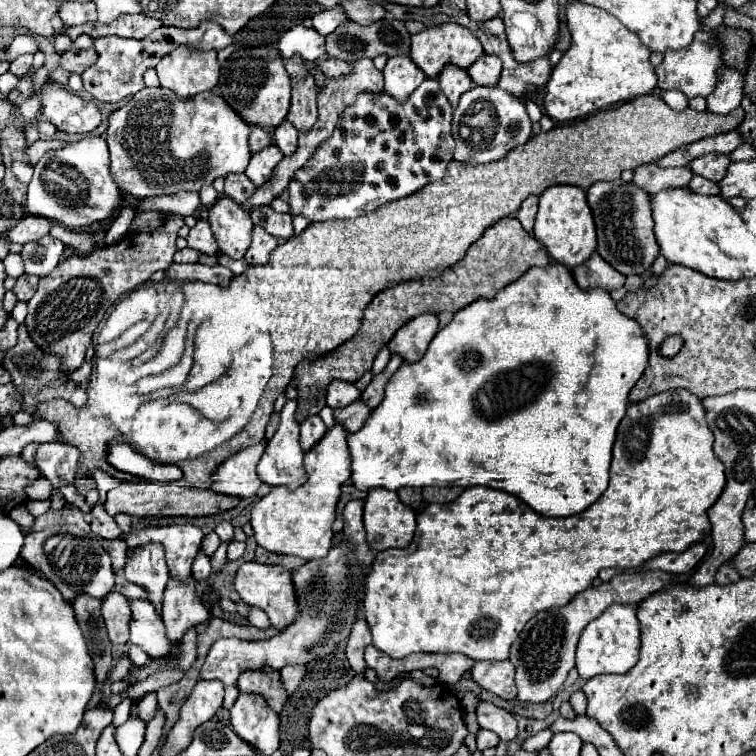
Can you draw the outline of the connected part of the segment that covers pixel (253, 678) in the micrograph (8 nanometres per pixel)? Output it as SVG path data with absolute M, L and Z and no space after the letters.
M265 668L261 670L247 670L239 676L237 680L237 688L241 694L261 694L267 702L269 708L275 710L277 714L281 712L283 704L285 704L285 690L281 686L281 676L277 670Z

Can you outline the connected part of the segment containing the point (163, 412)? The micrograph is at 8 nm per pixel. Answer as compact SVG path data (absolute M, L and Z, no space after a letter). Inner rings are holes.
M653 94L639 96L631 102L625 102L617 108L599 112L599 114L595 114L587 120L581 120L577 124L557 126L551 132L541 132L539 136L533 136L531 142L527 142L525 146L513 148L505 158L501 158L493 164L465 166L465 164L453 160L447 166L449 178L427 184L423 190L415 192L413 196L387 202L385 206L379 206L377 210L373 210L369 214L357 216L355 220L313 222L301 234L289 238L285 244L279 244L277 250L273 250L273 254L265 266L251 266L241 276L235 276L227 287L171 279L165 279L165 283L159 281L157 282L159 284L149 283L140 286L134 290L136 292L124 295L124 299L119 301L108 319L102 324L96 338L93 374L91 374L87 404L77 408L65 400L39 402L37 416L59 426L57 428L59 436L61 436L59 442L77 446L81 450L81 462L79 462L77 474L93 476L93 470L97 470L97 468L105 472L105 464L99 464L99 460L105 458L105 438L121 438L155 462L161 462L161 464L177 464L179 462L177 466L183 470L183 486L209 490L211 482L213 482L211 476L213 476L213 470L217 468L217 464L221 464L233 452L239 452L243 448L263 442L265 426L273 412L273 402L289 386L295 366L303 358L315 360L319 356L333 352L343 342L347 342L359 330L363 310L367 308L367 304L373 300L375 294L379 294L385 288L393 288L405 280L421 280L421 278L441 276L443 270L447 270L449 266L453 266L455 262L459 262L465 256L467 248L477 238L481 238L483 230L493 226L499 218L515 214L519 210L521 202L531 194L539 196L545 188L549 188L553 184L573 184L573 186L587 190L597 180L617 180L617 178L621 178L623 170L635 170L641 164L655 162L655 160L663 158L665 154L669 154L671 150L677 150L685 144L691 144L705 136L715 136L715 134L737 130L737 126L741 124L743 118L745 118L743 110L733 110L727 116L717 116L717 114L711 114L709 110L695 112L691 108L677 112L677 110L671 110L661 98L657 98ZM183 316L187 318L188 332L189 328L193 328L193 332L195 332L193 358L193 360L197 360L195 364L203 364L199 360L233 362L231 368L215 382L203 386L203 388L189 388L187 391L183 390L183 380L187 378L193 364L189 364L189 368L179 366L179 364L169 364L163 370L155 370L155 366L163 364L163 362L153 364L153 356L159 352L163 338L167 336L167 332L171 328L177 326L179 318L183 318ZM157 318L163 318L163 332L157 338L157 342L151 348L147 348L145 352L141 352L137 358L121 360L123 348L117 346L115 338L119 338L127 328L131 328L135 324L147 326L141 320L155 322Z

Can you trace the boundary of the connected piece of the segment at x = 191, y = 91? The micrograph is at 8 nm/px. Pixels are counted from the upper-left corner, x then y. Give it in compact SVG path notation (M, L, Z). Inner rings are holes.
M187 46L173 50L155 68L161 86L181 98L213 90L219 82L220 69L215 50L193 52Z

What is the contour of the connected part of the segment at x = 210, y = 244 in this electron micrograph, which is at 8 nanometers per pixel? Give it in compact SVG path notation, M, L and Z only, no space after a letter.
M197 220L197 224L189 230L187 246L201 252L201 254L211 254L211 256L219 252L217 242L213 238L213 232L209 228L209 222L205 222L205 220Z

